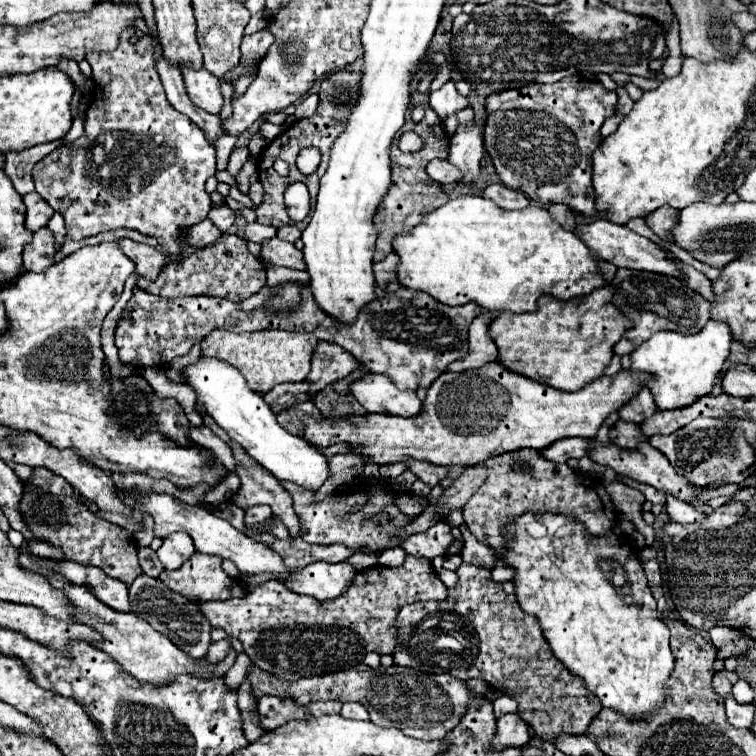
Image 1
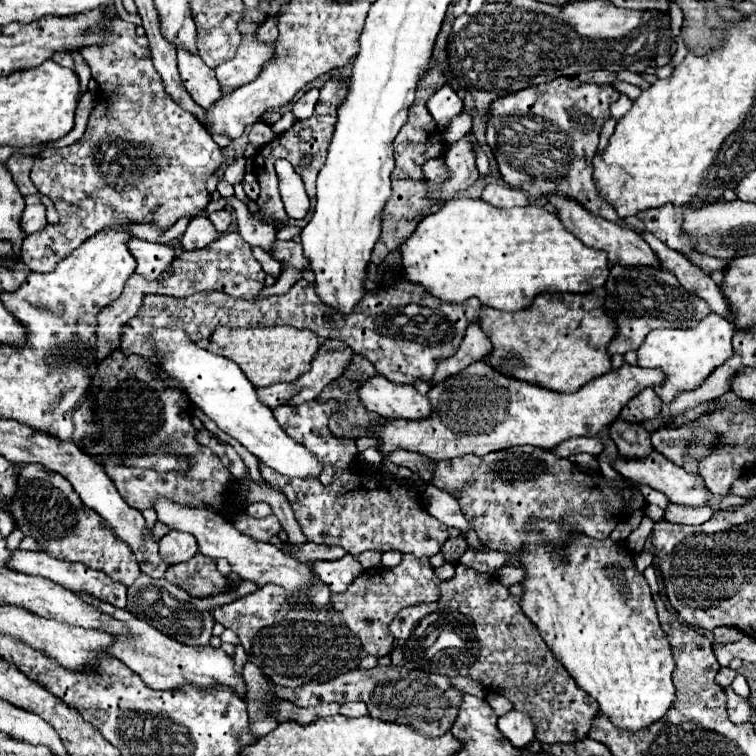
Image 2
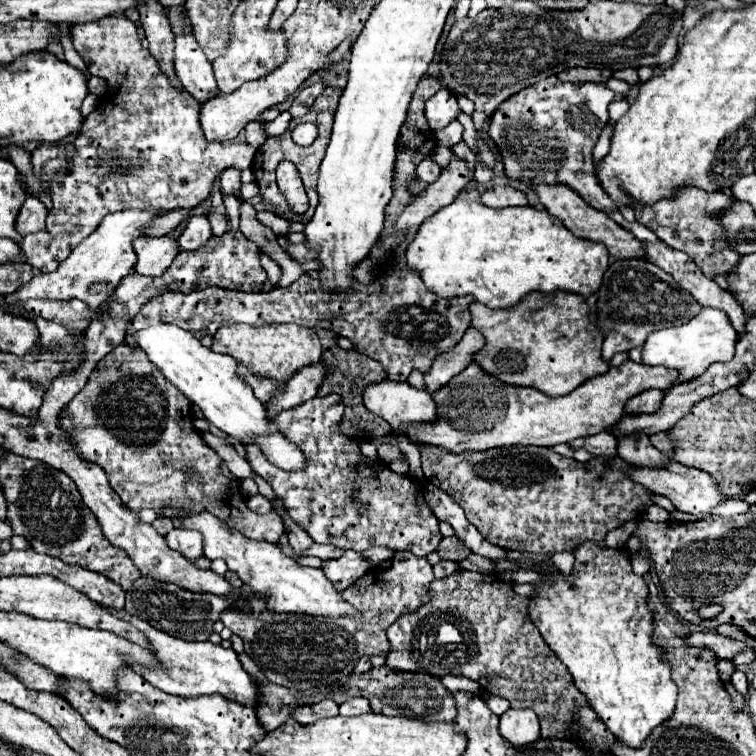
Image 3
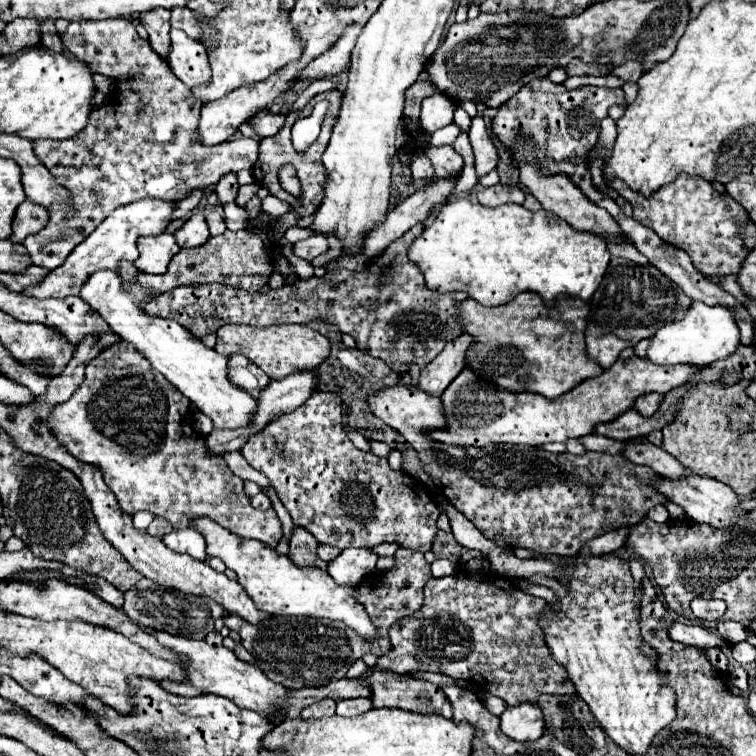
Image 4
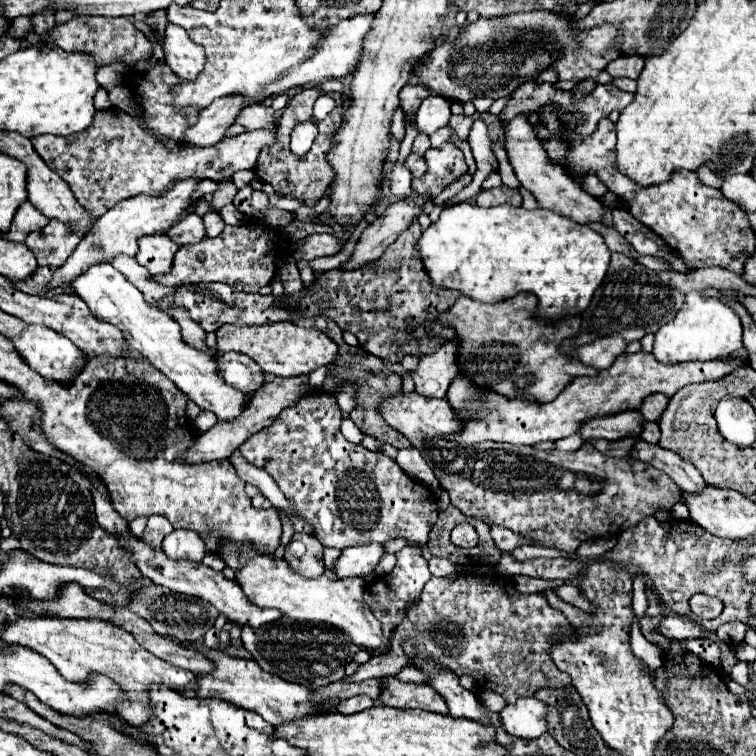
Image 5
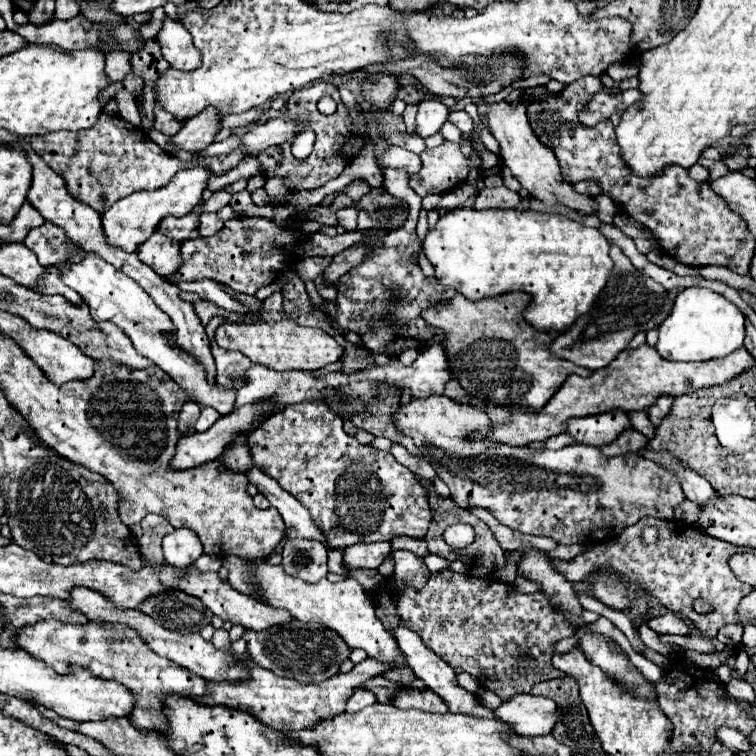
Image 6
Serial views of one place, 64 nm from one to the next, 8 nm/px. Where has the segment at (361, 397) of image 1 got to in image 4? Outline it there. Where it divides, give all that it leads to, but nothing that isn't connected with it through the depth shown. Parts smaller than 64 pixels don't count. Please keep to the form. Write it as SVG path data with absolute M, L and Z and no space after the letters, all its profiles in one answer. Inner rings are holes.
M398 382L396 386L372 392L368 396L368 406L380 420L384 420L390 428L402 434L408 444L412 444L412 448L418 452L424 472L434 480L434 484L444 492L444 496L450 498L450 502L478 530L482 530L486 538L494 540L496 534L500 534L508 548L526 548L542 556L576 556L588 540L598 538L610 530L634 526L648 514L650 508L668 502L668 498L654 488L654 482L658 482L660 476L646 466L632 464L620 454L612 456L586 452L584 456L574 456L552 454L544 448L534 446L490 444L484 448L452 448L448 444L434 442L428 436L428 430L436 430L446 424L442 404L440 398L426 394L416 386L404 386L402 382Z

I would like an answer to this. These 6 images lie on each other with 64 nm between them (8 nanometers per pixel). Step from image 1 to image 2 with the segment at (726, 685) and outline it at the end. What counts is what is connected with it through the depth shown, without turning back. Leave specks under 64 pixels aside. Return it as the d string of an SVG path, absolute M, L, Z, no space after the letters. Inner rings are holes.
M722 667L718 671L715 681L720 685L721 688L726 689L733 682L737 672L729 667Z

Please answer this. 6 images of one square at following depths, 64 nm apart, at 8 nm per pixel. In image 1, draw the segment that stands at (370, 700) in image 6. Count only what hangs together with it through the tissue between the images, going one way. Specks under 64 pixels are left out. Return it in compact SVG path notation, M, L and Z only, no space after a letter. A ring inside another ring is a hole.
M346 702L342 706L342 712L340 712L344 718L352 718L352 720L368 720L368 710L358 704L358 702Z

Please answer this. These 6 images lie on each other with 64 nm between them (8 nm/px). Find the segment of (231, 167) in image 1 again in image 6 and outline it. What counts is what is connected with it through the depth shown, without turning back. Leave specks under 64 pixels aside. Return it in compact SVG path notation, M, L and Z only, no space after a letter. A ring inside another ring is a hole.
M218 190L218 192L214 192L204 204L202 204L202 208L204 208L204 212L218 212L222 206L226 206L228 202L230 202L230 192L226 192L226 190Z

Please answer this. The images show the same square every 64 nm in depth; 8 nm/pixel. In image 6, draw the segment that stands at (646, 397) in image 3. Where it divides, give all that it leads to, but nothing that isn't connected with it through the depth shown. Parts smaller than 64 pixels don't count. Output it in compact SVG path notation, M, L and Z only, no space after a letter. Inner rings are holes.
M658 396L656 402L646 410L646 414L648 414L648 418L652 420L654 426L660 426L660 420L662 420L662 418L670 412L670 408L672 408L672 402L674 402L674 398L670 398L670 396Z

